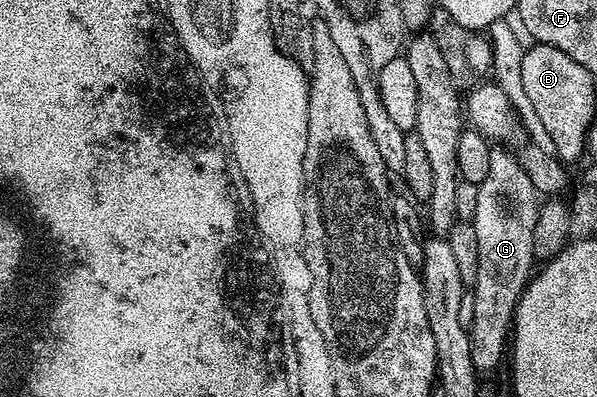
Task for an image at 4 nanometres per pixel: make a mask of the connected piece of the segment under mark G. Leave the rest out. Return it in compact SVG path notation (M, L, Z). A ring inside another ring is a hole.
M491 151L488 178L478 185L476 214L472 218L478 247L478 273L472 285L475 308L468 331L472 365L479 374L500 367L502 355L505 352L507 355L514 311L535 267L534 235L539 207L540 193L523 170L519 157L514 152Z

